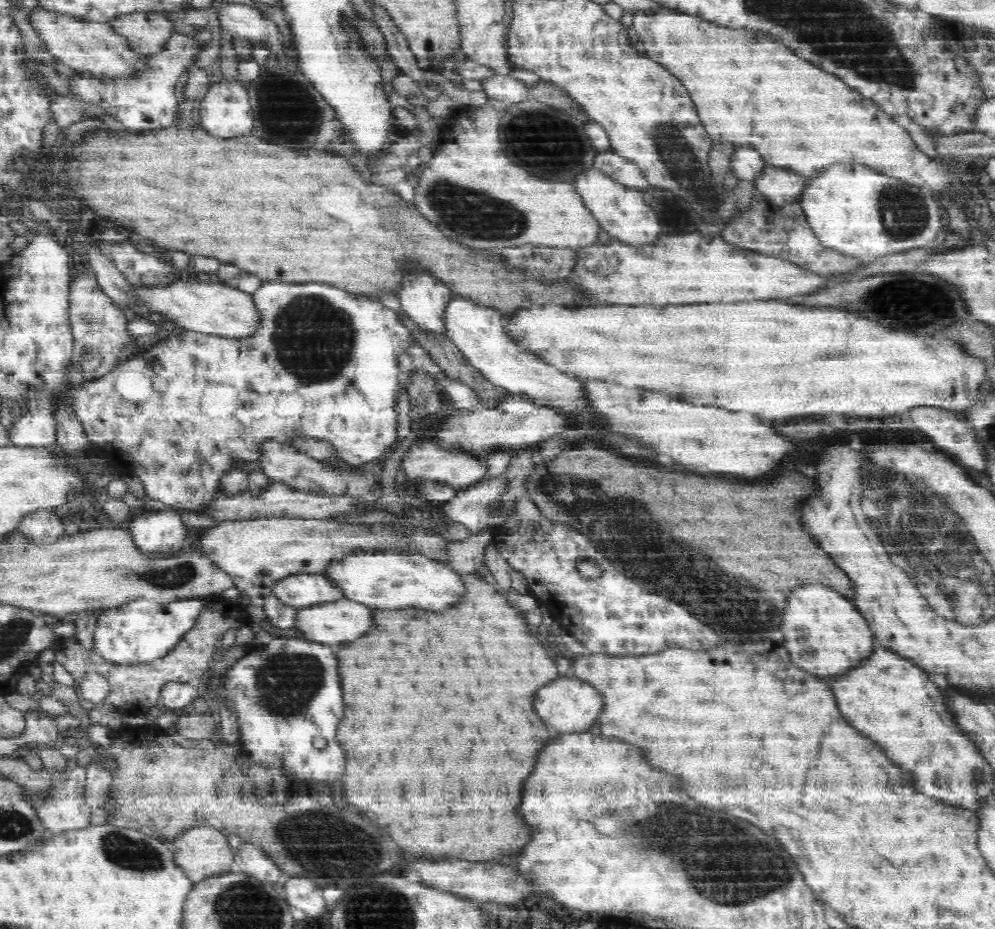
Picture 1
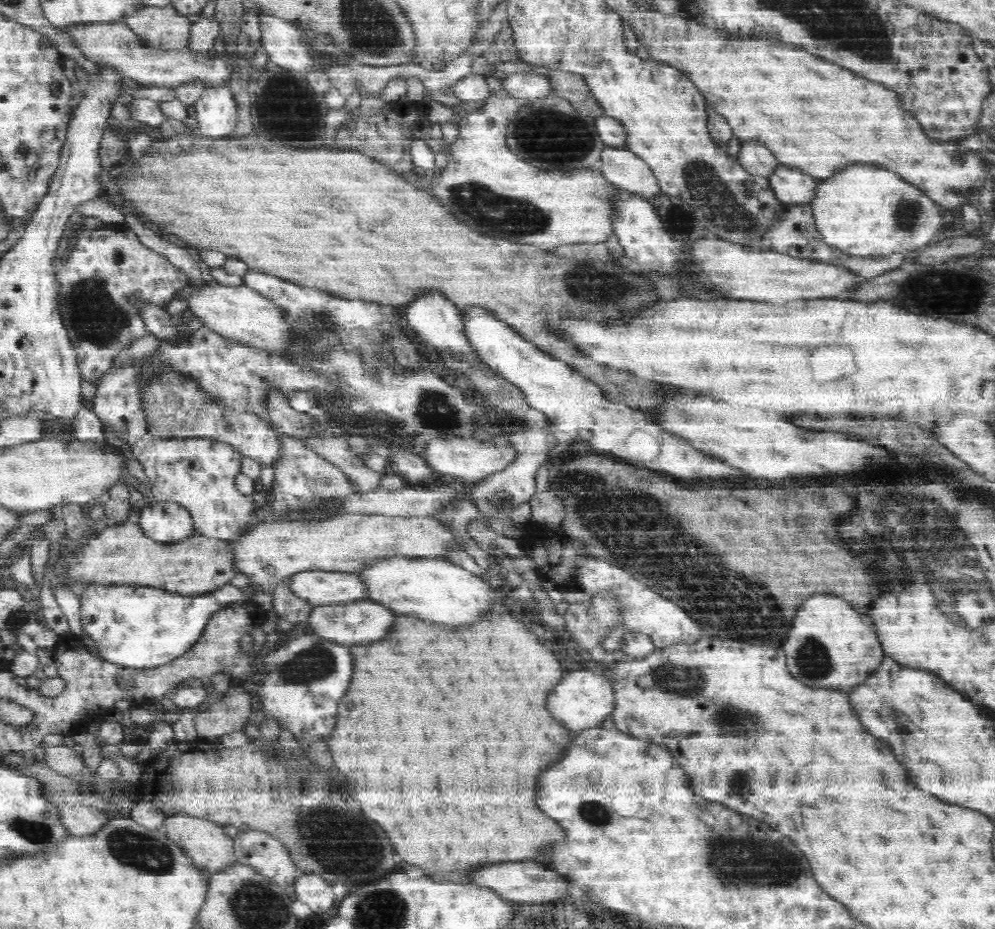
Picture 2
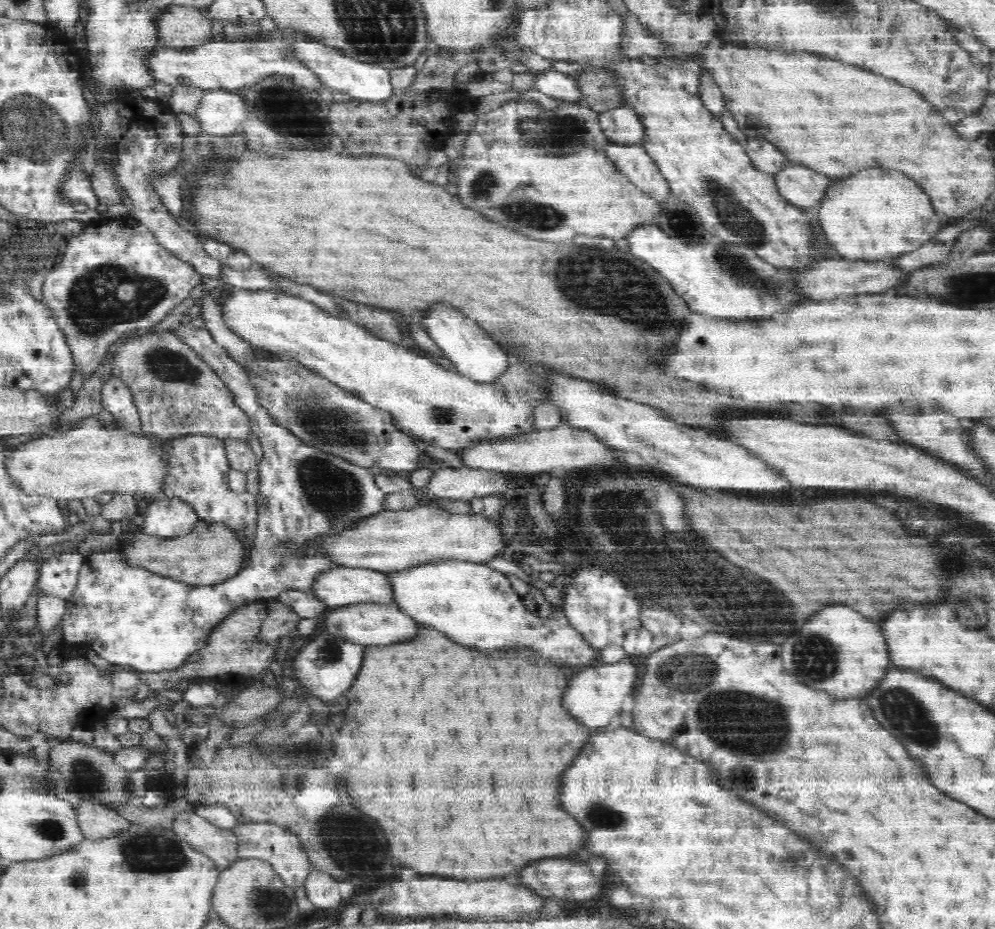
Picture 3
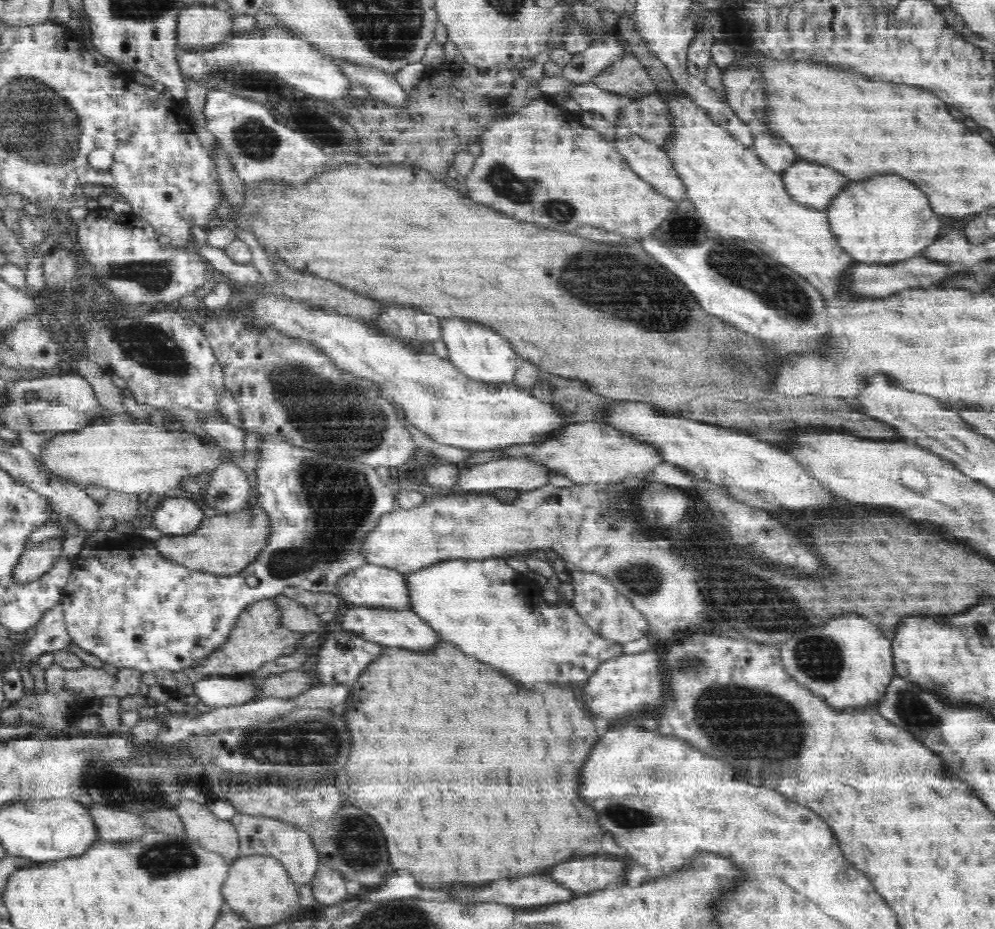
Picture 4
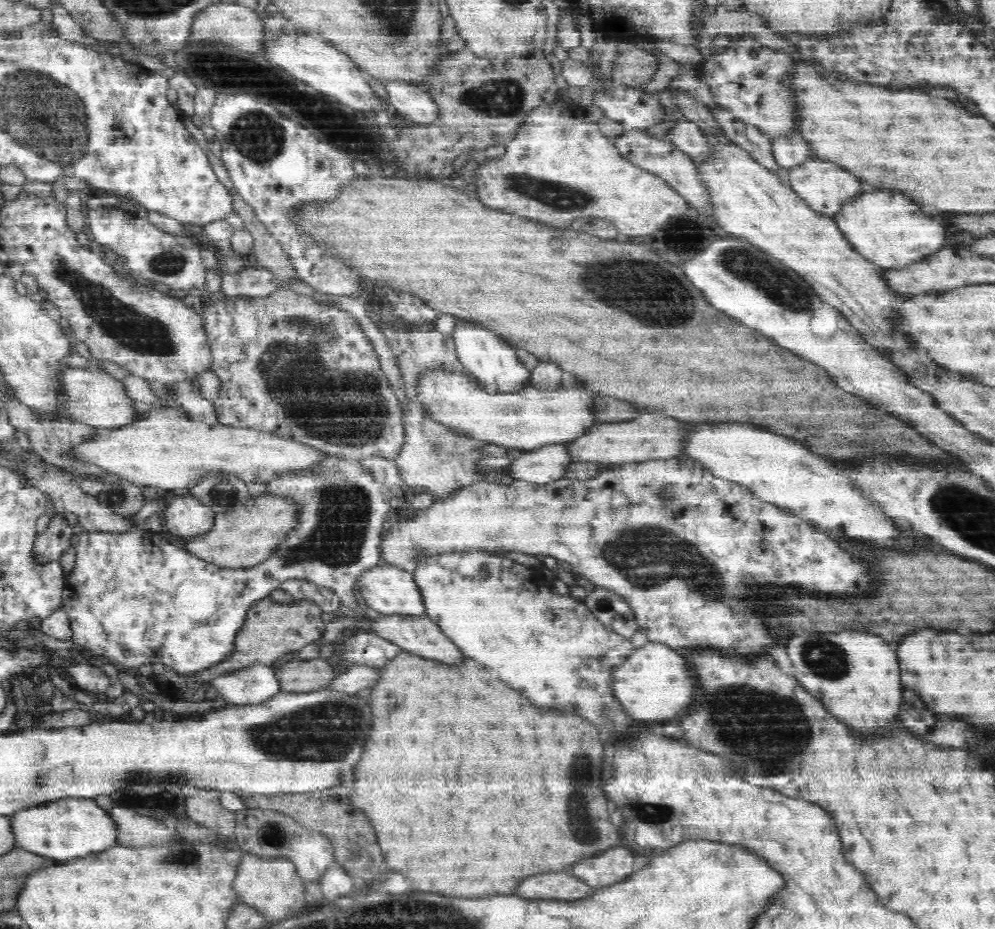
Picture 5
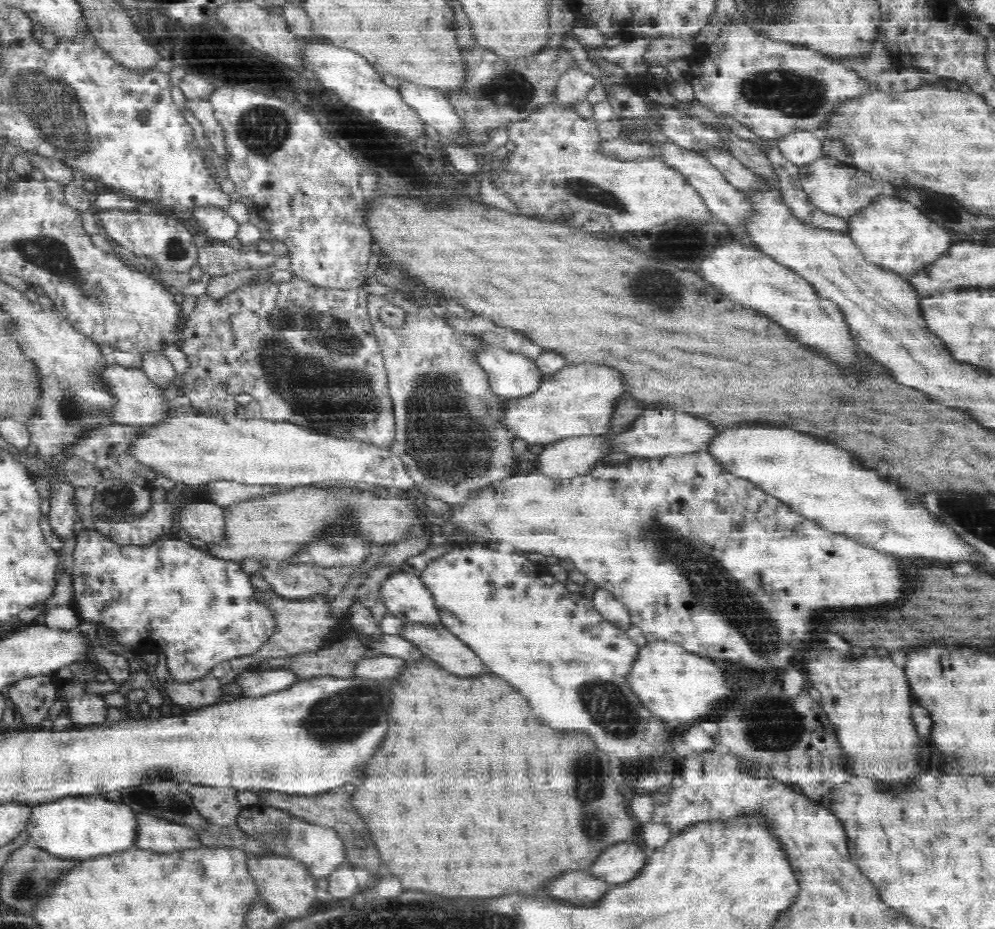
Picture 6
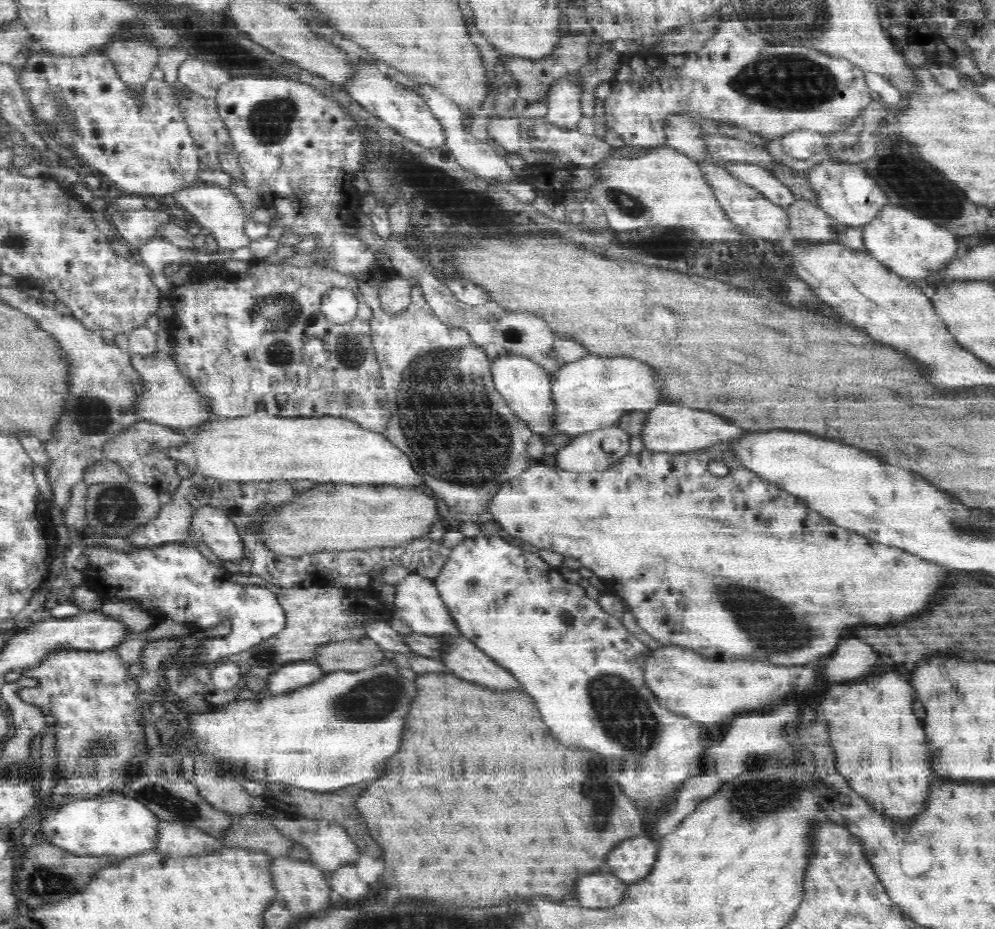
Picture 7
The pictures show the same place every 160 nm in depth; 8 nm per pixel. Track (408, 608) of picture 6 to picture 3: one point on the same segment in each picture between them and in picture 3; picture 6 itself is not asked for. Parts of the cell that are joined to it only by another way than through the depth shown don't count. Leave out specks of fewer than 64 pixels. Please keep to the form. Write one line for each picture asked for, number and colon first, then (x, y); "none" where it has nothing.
3: (344, 586)
4: (378, 587)
5: (390, 590)

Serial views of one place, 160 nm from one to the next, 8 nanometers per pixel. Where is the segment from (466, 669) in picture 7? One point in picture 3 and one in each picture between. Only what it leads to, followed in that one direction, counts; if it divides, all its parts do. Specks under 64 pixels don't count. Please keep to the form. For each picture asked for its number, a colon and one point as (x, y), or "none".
3: (376, 625)
4: (402, 629)
5: (420, 635)
6: (437, 643)

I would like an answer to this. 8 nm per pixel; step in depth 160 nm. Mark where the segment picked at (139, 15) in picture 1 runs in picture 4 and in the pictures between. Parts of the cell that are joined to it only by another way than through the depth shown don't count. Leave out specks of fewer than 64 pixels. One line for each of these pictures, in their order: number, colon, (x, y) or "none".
2: (162, 27)
3: (181, 27)
4: (201, 28)

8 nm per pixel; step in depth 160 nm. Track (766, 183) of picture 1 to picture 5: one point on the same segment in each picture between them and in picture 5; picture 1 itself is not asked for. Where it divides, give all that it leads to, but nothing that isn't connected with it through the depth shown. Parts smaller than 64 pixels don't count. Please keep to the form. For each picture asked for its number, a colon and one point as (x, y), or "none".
2: (791, 186)
3: (799, 184)
4: (815, 185)
5: (827, 187)

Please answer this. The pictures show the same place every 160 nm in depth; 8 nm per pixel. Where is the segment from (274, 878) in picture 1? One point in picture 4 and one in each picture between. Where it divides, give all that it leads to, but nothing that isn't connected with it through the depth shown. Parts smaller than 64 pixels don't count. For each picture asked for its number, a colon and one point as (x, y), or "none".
2: (258, 848)
3: (267, 840)
4: (258, 835)

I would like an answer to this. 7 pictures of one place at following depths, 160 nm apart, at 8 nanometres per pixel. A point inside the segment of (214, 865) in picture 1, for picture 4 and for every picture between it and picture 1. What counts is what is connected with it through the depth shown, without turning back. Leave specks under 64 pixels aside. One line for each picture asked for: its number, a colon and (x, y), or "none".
2: (206, 842)
3: (221, 844)
4: (201, 825)

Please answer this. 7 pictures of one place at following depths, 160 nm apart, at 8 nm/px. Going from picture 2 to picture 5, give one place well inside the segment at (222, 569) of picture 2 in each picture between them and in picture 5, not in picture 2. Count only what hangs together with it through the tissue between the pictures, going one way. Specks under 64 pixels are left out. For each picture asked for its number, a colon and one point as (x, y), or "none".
3: (211, 552)
4: (225, 544)
5: (249, 535)

